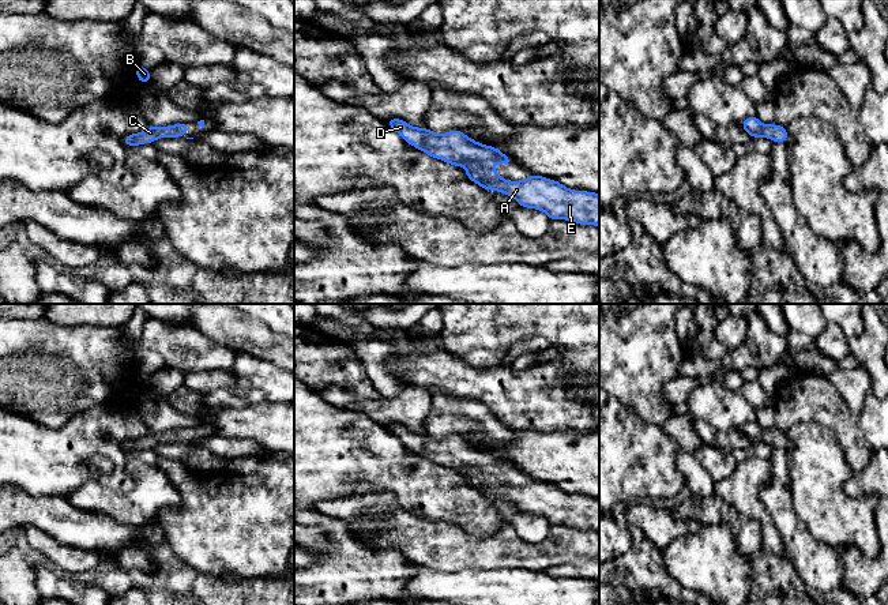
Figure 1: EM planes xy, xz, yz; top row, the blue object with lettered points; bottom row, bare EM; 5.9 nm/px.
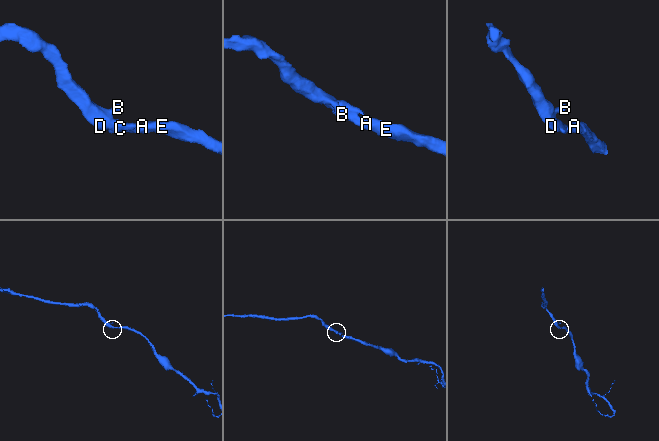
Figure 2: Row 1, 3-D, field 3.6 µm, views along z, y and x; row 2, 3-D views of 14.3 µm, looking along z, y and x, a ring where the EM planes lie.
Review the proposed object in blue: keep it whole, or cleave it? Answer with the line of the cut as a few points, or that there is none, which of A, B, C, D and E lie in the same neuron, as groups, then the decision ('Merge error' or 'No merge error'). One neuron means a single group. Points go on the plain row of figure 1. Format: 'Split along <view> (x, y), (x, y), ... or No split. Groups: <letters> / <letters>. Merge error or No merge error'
No split. Groups: A B C D E. No merge error

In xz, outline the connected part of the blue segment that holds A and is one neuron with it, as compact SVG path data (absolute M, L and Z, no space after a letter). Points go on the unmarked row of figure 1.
M390 424L387 429L405 447L433 463L454 471L466 471L464 478L485 495L500 496L512 501L520 512L537 514L554 525L568 525L582 530L599 531L599 499L572 496L556 485L531 480L523 486L507 486L496 476L496 469L509 471L509 461L498 454L481 450L463 437L454 435L437 440L428 433L415 433L400 424Z

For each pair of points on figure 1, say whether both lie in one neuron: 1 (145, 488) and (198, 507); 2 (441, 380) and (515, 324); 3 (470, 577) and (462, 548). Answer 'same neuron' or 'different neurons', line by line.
1: different neurons
2: different neurons
3: different neurons

